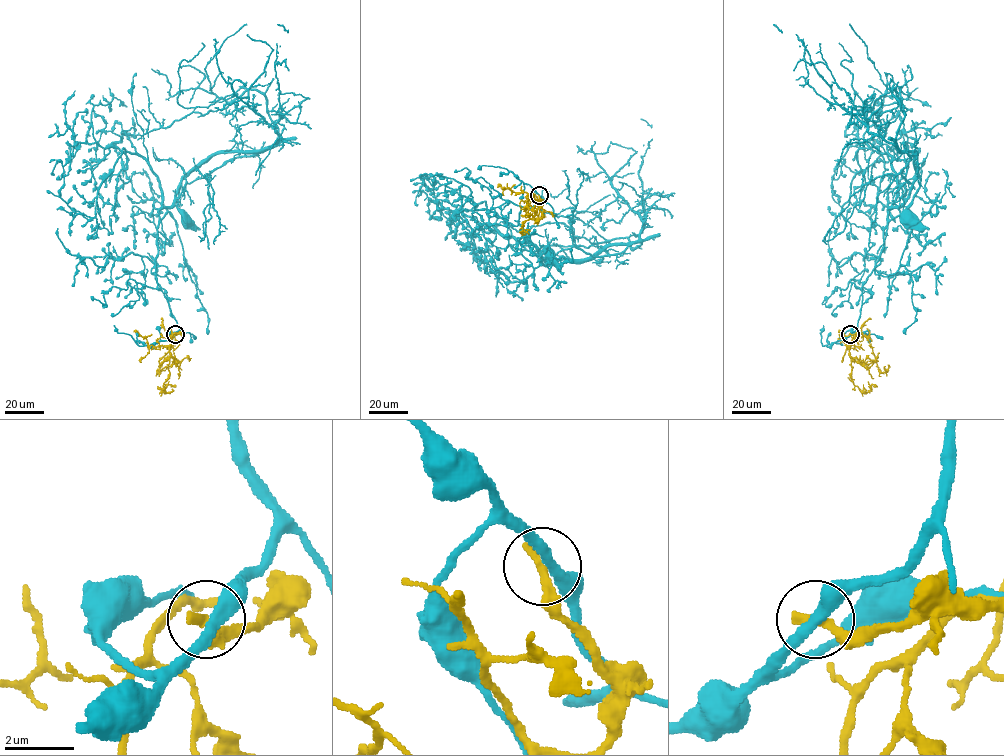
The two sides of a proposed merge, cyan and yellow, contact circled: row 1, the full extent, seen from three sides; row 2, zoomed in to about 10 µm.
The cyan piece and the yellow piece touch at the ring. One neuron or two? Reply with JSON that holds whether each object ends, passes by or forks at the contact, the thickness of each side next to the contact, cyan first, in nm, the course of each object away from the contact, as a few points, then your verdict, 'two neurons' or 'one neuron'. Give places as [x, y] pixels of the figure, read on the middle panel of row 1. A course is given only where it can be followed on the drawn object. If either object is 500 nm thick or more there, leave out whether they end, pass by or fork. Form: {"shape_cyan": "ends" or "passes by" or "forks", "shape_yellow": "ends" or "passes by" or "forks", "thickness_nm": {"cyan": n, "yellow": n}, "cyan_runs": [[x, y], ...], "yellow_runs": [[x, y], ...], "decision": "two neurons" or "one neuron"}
{"shape_cyan": "passes by", "shape_yellow": "ends", "thickness_nm": {"cyan": 340, "yellow": 320}, "cyan_runs": [[539, 195], [541, 203], [521, 207], [518, 223], [544, 265], [541, 253], [550, 257]], "yellow_runs": [[539, 195], [542, 206], [532, 194], [527, 199], [530, 218], [539, 220]], "decision": "two neurons"}

